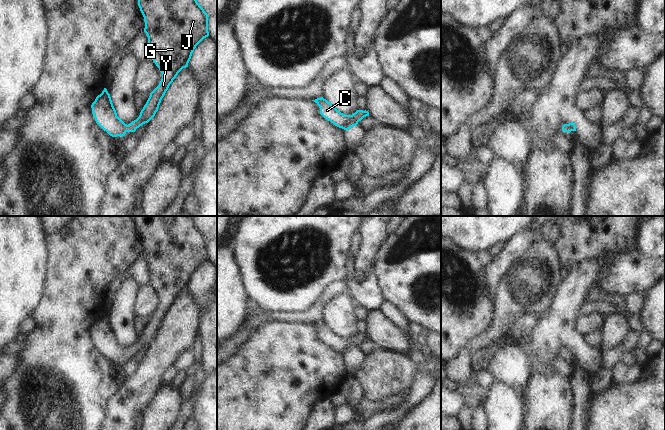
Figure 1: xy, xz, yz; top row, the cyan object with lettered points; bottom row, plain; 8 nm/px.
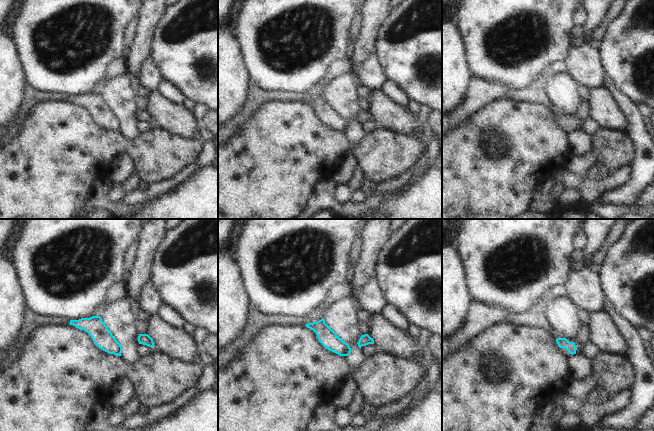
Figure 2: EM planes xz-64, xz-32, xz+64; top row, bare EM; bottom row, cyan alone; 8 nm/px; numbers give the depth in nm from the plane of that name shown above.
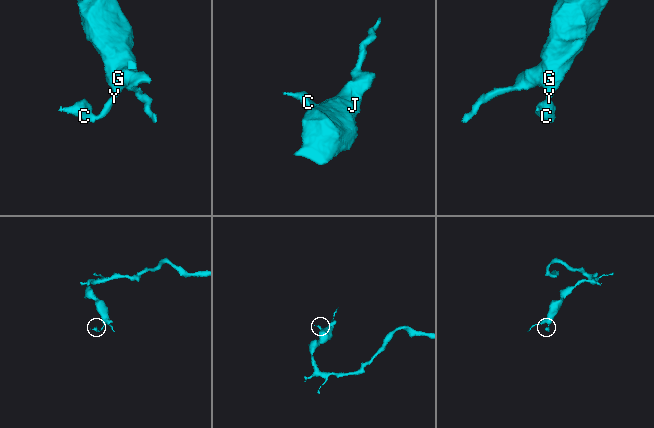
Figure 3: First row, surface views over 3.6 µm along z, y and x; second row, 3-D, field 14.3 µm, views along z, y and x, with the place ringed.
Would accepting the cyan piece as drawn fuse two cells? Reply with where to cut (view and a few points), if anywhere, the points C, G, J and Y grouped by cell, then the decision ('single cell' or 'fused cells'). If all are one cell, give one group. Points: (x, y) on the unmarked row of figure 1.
no cut; C G J Y; single cell

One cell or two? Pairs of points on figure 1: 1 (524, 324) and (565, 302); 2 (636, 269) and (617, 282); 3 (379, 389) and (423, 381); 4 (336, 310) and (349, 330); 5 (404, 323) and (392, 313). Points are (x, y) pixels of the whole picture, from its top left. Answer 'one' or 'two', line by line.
1: two
2: one
3: two
4: one
5: one

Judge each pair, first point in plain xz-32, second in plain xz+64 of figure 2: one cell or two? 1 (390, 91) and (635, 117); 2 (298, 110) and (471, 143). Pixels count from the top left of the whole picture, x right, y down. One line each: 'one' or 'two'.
1: one
2: one

